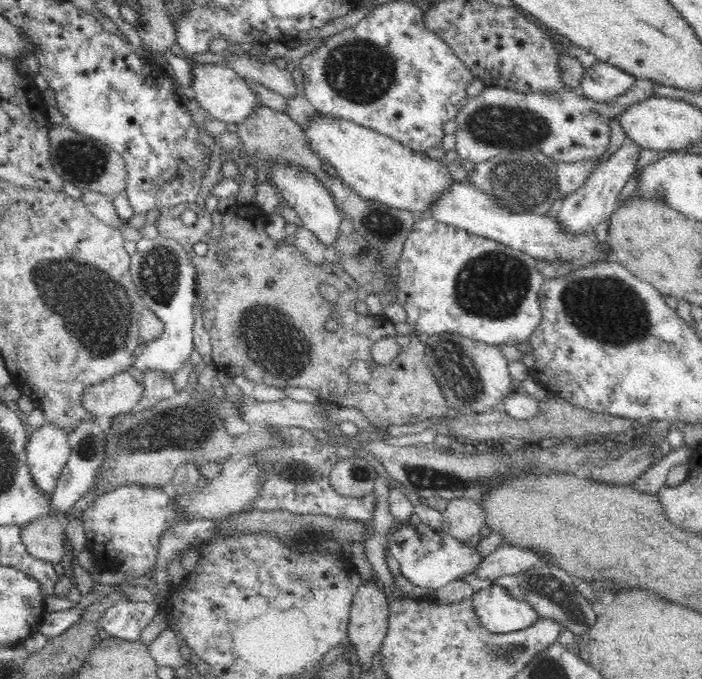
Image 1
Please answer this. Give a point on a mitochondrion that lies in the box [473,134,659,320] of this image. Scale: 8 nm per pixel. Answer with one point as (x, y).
(519, 185)

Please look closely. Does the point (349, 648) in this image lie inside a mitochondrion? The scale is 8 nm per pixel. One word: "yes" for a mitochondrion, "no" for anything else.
no

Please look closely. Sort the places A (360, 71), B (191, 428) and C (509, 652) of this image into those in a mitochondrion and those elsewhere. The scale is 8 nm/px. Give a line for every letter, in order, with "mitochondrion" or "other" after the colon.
A: mitochondrion
B: mitochondrion
C: mitochondrion

